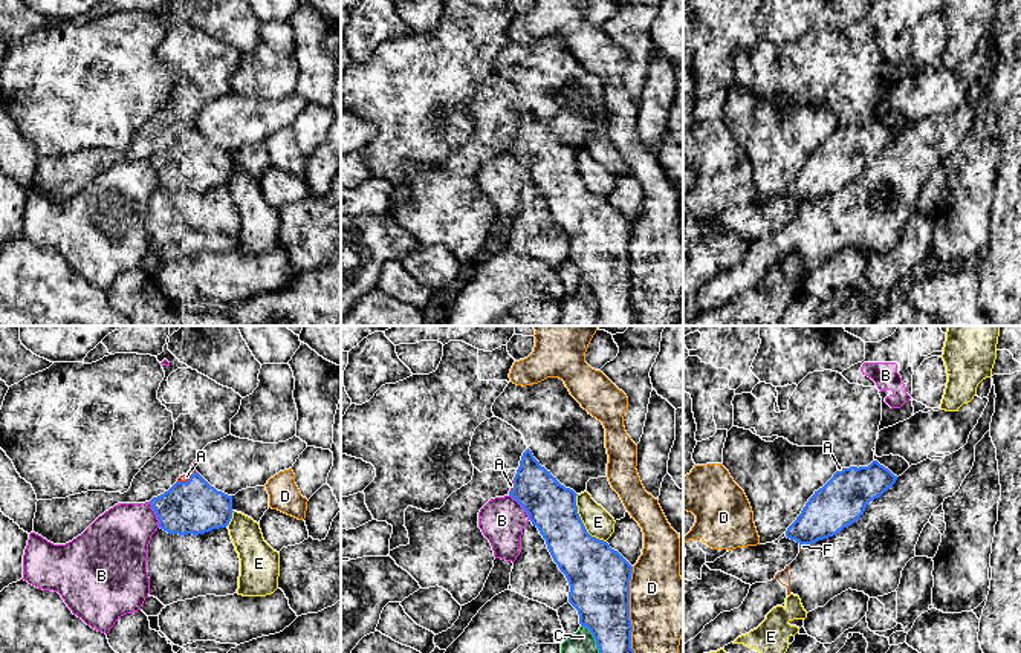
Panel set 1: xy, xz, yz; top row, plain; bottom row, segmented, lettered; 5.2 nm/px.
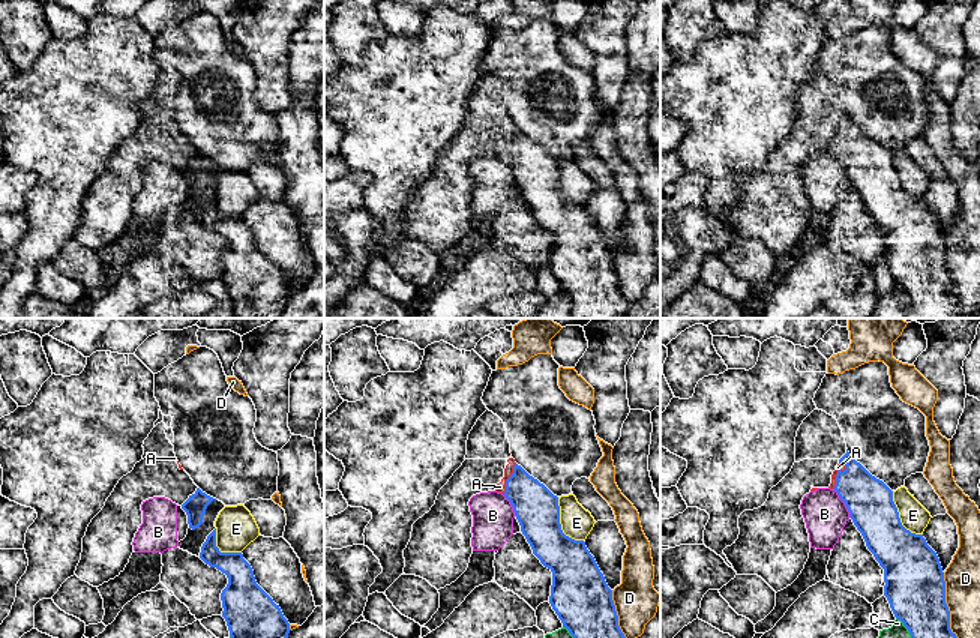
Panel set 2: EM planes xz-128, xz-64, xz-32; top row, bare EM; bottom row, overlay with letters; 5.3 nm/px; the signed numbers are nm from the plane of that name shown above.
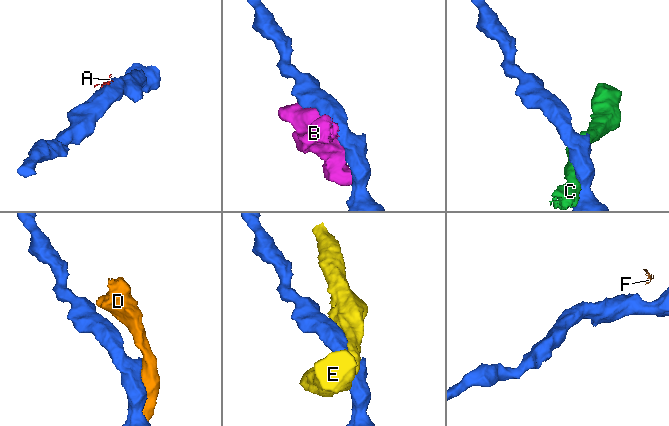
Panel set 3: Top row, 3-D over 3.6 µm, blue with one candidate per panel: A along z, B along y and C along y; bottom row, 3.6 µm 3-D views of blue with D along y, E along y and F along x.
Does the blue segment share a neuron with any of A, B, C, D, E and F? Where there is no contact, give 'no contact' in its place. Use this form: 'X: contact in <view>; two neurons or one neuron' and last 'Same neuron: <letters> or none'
A: contact in xy; one neuron
B: contact in xz; two neurons
C: contact in xz; two neurons
D: contact in xz; two neurons
E: contact in xz; two neurons
F: contact in yz; two neurons
Same neuron: A

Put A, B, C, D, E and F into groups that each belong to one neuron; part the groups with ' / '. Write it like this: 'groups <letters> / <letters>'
groups A / B / C / D / E / F

